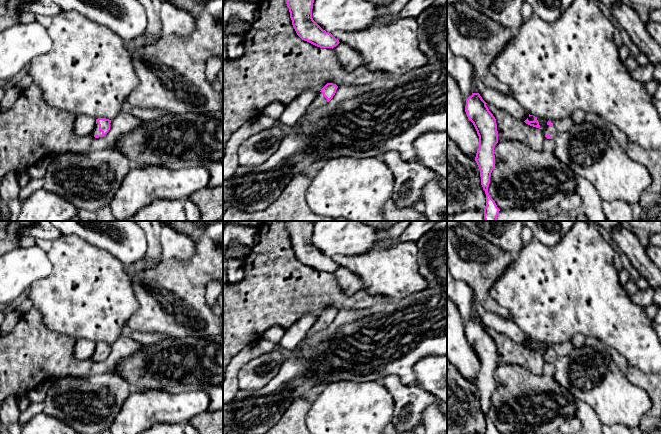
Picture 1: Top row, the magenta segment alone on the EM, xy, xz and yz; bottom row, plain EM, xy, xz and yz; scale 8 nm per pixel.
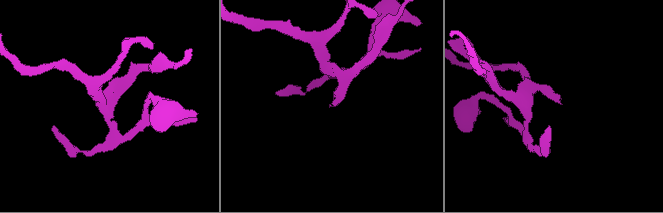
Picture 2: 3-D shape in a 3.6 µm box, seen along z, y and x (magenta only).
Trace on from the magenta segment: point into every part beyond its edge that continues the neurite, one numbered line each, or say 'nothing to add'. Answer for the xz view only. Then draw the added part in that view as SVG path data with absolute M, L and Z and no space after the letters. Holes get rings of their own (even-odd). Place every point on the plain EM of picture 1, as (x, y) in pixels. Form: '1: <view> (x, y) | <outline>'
1: xz (391, 341) | M447 284L427 288L401 300L387 303L378 312L345 324L318 343L309 358L305 357L302 351L304 341L326 328L327 323L319 316L298 346L301 353L285 359L279 373L268 384L256 391L239 389L233 400L223 407L223 430L226 433L232 431L239 434L266 434L279 422L291 403L319 384L326 385L336 381L381 381L385 376L396 375L405 385L419 385L414 374L415 364L428 355L447 355Z

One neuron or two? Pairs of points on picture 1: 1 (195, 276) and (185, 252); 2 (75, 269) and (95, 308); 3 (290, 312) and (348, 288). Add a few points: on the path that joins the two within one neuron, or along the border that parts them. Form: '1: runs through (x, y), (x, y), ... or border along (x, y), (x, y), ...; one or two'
1: border along (194, 240), (194, 254), (188, 260), (164, 260); two
2: runs through (85, 279), (88, 294), (92, 298); one
3: border along (332, 273), (346, 294), (354, 294), (362, 289); two

